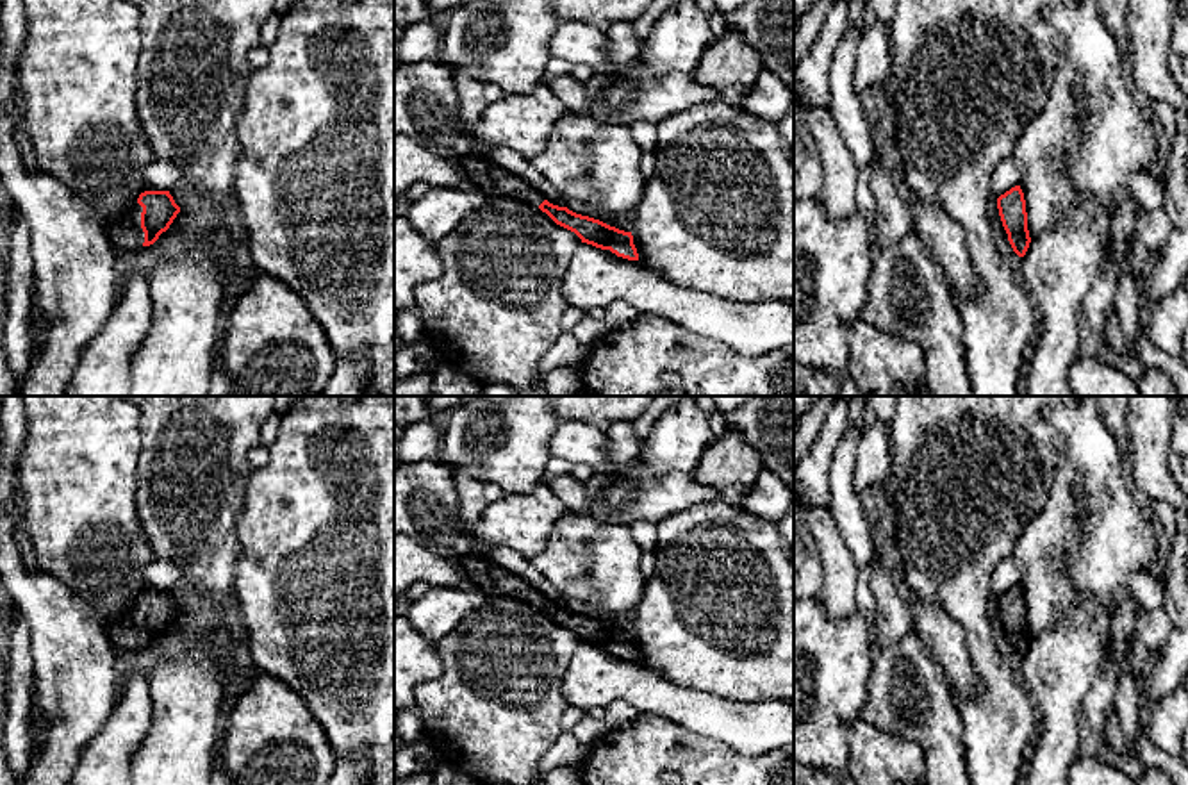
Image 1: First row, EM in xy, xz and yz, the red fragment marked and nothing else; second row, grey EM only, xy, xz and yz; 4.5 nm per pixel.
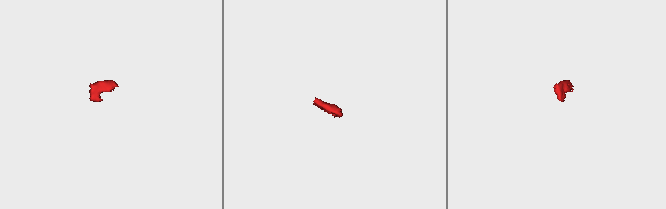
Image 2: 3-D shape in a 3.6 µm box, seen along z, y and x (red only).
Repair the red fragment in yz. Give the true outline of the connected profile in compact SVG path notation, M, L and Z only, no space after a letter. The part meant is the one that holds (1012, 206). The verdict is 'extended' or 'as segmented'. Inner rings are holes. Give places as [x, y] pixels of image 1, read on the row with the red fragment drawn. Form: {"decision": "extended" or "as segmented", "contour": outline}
{"decision": "as segmented", "contour": "M1015 186L1001 194L997 198L997 209L1013 252L1019 257L1024 257L1029 248L1031 237L1027 230L1026 200L1020 186Z"}

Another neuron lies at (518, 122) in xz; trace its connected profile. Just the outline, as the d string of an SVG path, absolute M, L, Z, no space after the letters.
M540 82L530 93L505 95L491 103L473 127L473 136L491 148L505 146L533 159L564 114L565 107L548 82Z

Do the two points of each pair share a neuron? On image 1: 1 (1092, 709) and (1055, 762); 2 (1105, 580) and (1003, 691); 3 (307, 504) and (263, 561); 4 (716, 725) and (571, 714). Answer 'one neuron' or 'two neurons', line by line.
1: two neurons
2: two neurons
3: one neuron
4: two neurons

